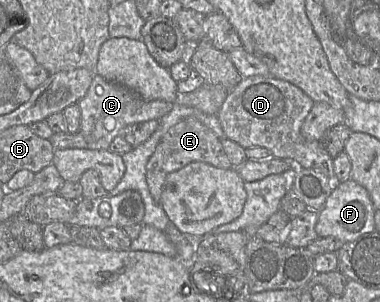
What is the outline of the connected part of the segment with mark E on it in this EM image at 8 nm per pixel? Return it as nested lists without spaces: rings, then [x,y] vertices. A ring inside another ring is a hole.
[[[194,117],[180,120],[161,138],[146,165],[146,181],[152,197],[160,202],[166,176],[192,162],[204,162],[221,169],[232,166],[221,143],[221,138],[211,128]]]

